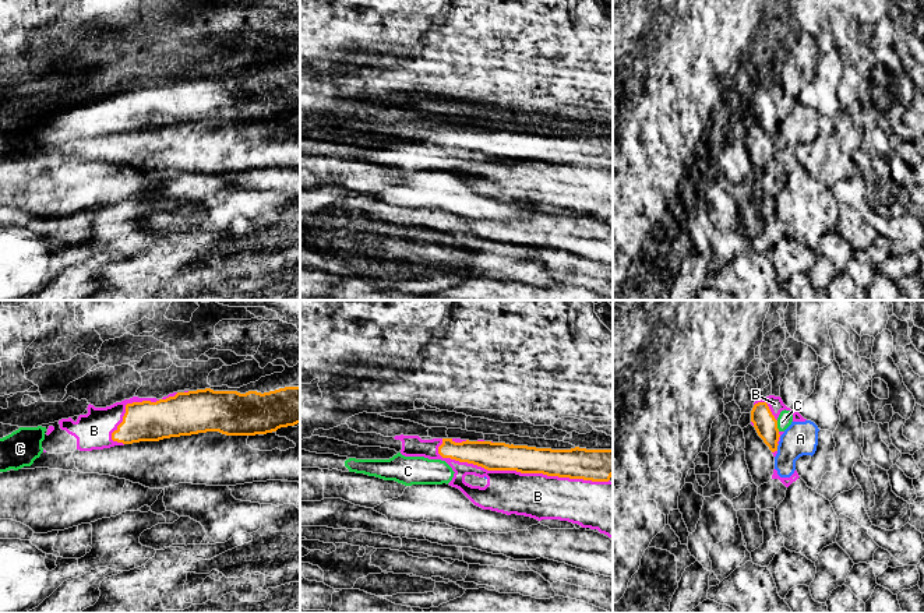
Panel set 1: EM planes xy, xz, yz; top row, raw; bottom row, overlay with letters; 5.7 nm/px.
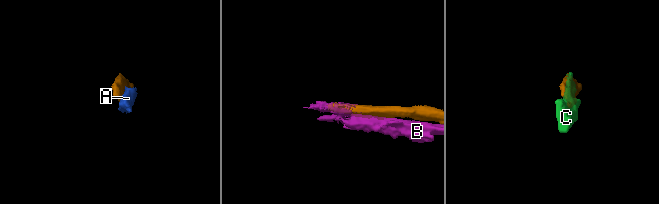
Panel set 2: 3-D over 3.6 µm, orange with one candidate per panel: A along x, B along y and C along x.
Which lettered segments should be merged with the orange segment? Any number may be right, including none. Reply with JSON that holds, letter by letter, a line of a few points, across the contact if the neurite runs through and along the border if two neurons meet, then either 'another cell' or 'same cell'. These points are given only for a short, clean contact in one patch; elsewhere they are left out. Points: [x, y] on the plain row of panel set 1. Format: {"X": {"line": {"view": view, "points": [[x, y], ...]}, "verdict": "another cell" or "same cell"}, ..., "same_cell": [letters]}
{"A": {"line": {"view": "yz", "points": [[779, 131], [776, 137]]}, "verdict": "another cell"}, "B": {"verdict": "another cell"}, "C": {"line": {"view": "yz", "points": [[764, 109], [768, 113], [776, 113], [785, 106]]}, "verdict": "same cell"}, "same_cell": ["C"]}

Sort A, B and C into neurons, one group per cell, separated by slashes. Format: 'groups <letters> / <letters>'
groups A B / C

